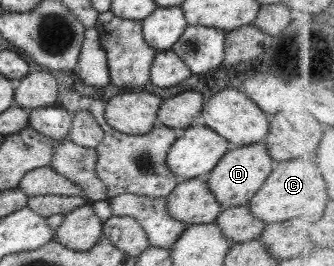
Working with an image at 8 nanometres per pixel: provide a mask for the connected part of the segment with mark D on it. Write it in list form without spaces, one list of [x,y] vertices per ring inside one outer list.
[[[263,142],[251,143],[251,145],[232,146],[221,159],[211,168],[206,186],[213,194],[215,201],[219,203],[221,210],[229,207],[247,205],[247,202],[255,195],[259,185],[265,181],[265,177],[271,171],[271,159],[265,151]]]

